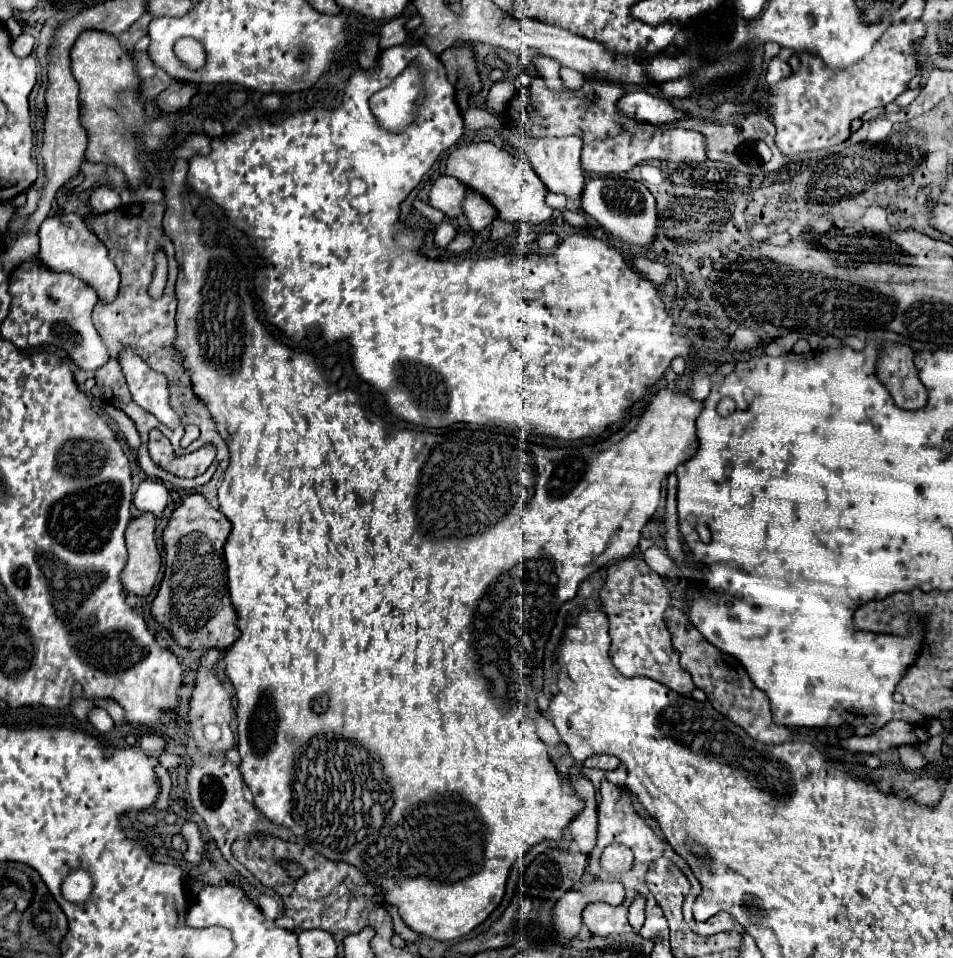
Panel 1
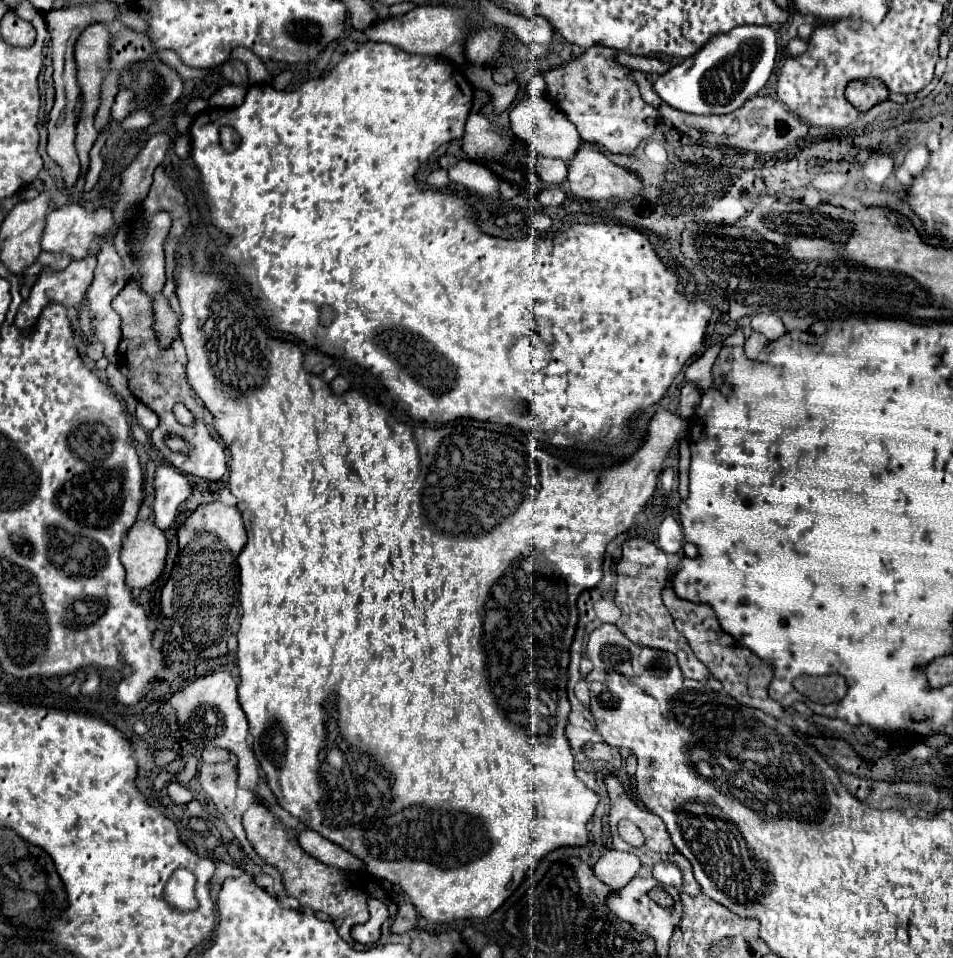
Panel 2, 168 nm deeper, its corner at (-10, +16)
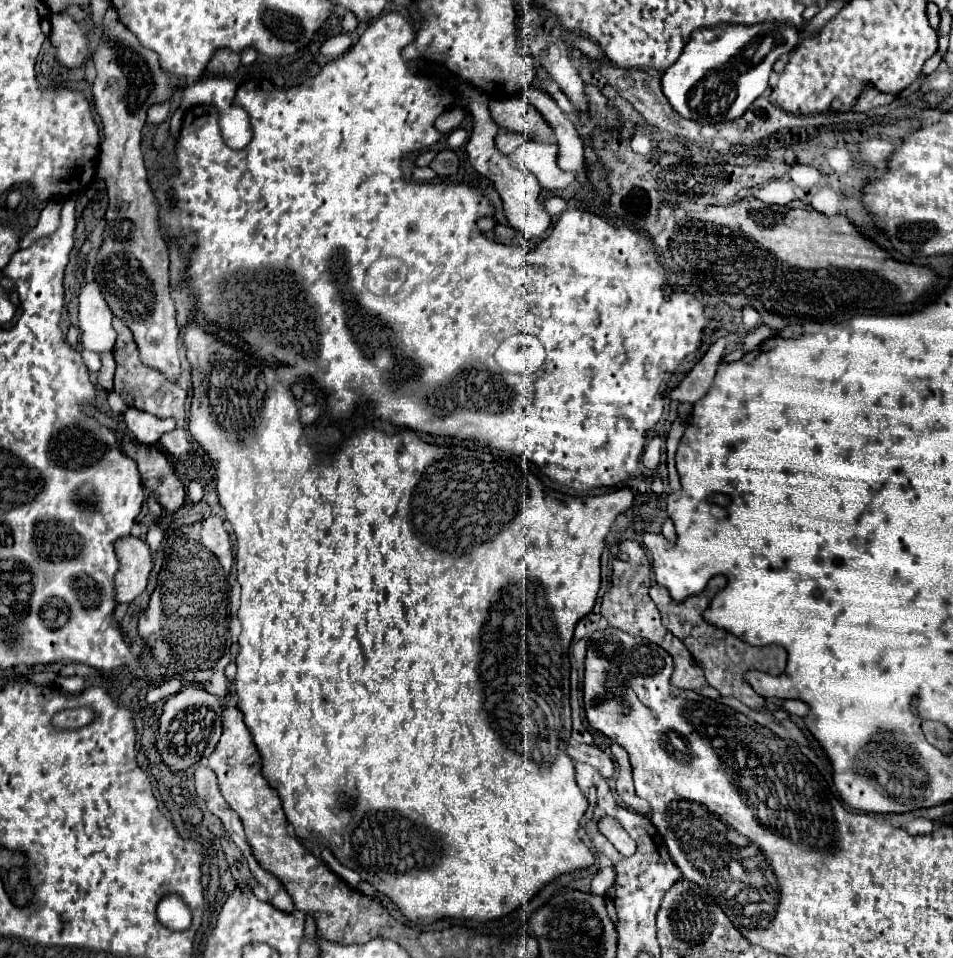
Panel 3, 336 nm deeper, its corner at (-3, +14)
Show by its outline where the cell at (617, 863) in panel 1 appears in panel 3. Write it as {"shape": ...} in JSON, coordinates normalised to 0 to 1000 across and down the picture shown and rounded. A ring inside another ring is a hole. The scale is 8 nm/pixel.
{"shape":[[[632,854],[627,858],[630,868],[646,883],[646,887],[655,894],[663,894],[667,887],[667,879],[661,875],[661,871],[651,862],[646,854]]]}

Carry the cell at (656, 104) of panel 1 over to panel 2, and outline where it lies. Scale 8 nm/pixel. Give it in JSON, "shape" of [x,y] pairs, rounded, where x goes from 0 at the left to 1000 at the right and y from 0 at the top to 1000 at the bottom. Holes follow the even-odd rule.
{"shape":[[[773,27],[763,35],[752,35],[744,46],[740,46],[729,58],[719,61],[715,67],[702,71],[698,77],[687,81],[687,96],[706,113],[721,117],[721,119],[767,119],[782,109],[784,102],[794,98],[807,84],[815,58],[815,38],[809,27]]]}

